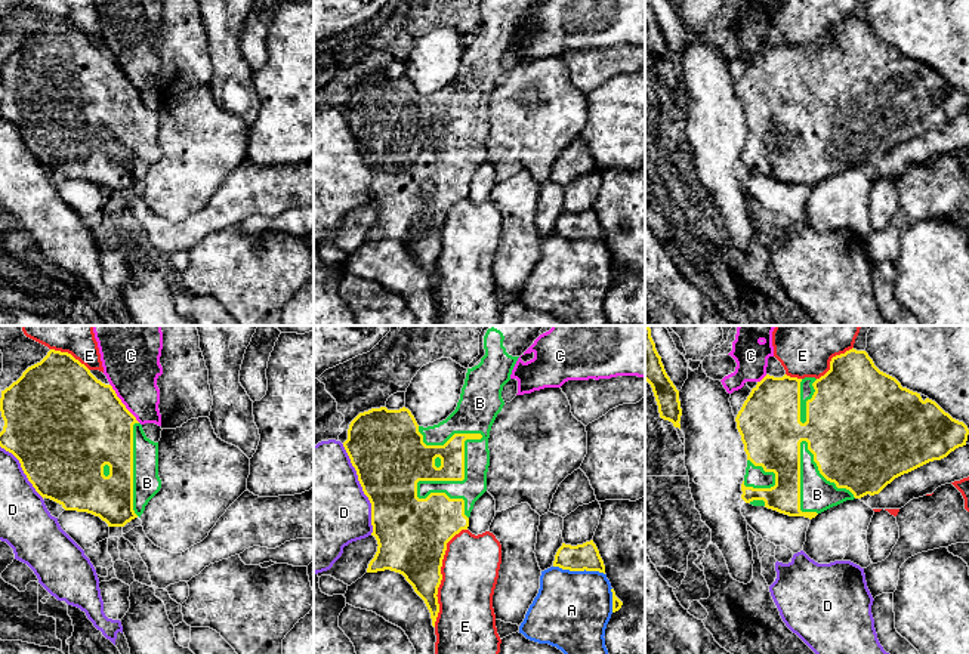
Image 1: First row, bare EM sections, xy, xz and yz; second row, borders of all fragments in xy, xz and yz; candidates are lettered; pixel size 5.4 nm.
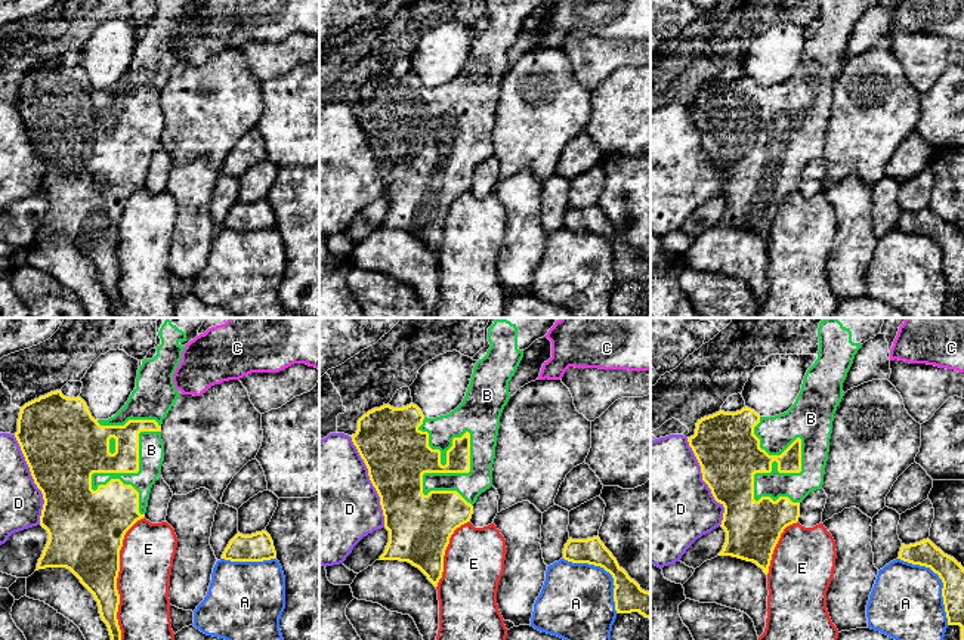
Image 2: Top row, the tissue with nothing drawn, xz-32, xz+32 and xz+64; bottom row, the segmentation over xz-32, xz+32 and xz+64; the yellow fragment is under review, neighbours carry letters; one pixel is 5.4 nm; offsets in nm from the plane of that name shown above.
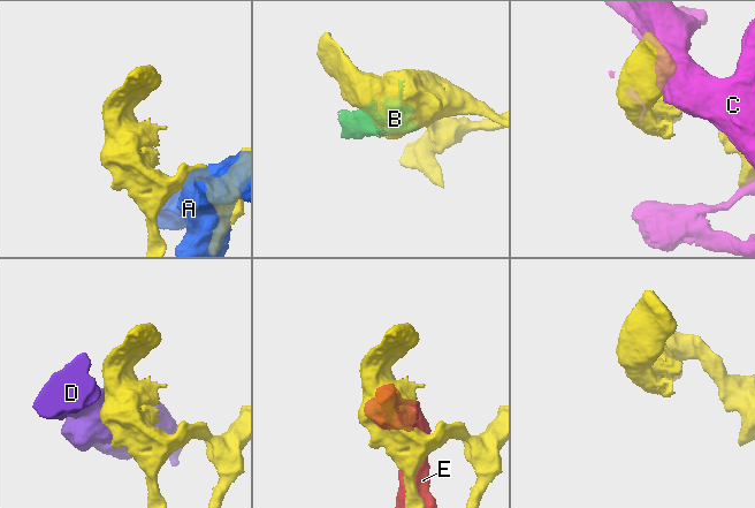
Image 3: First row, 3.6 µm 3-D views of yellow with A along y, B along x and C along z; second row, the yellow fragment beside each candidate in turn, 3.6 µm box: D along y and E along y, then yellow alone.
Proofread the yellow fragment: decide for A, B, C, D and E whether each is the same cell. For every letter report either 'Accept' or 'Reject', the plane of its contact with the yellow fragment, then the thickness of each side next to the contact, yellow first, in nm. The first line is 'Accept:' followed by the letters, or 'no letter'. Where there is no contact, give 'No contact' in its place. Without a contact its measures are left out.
Accept: B
A: Reject. Touches yellow in xz. Thickness 140 nm (yellow) against 420 nm
B: Accept. Touches yellow in xz. Thickness 240 nm (yellow) against 140 nm
C: Reject. Touches yellow in xy. Thickness 500 nm (yellow) against 320 nm
D: Reject. Touches yellow in xz. Thickness 400 nm (yellow) against 500 nm
E: Reject. Touches yellow in xz. Thickness 380 nm (yellow) against 300 nm

